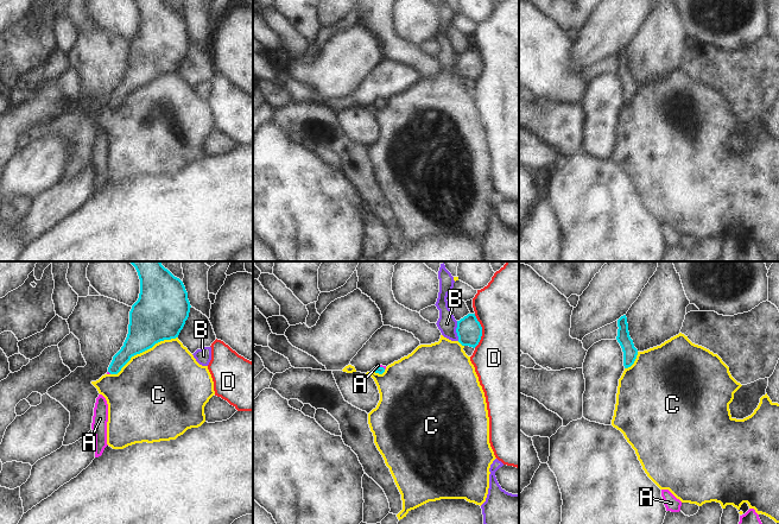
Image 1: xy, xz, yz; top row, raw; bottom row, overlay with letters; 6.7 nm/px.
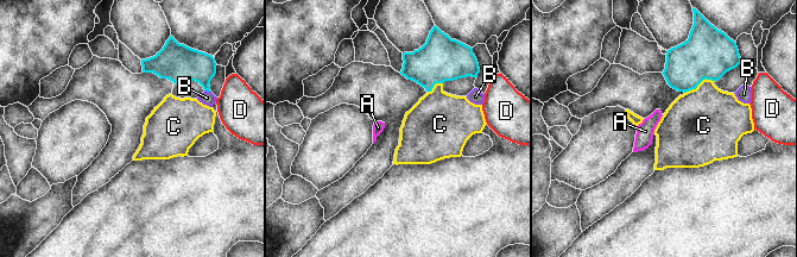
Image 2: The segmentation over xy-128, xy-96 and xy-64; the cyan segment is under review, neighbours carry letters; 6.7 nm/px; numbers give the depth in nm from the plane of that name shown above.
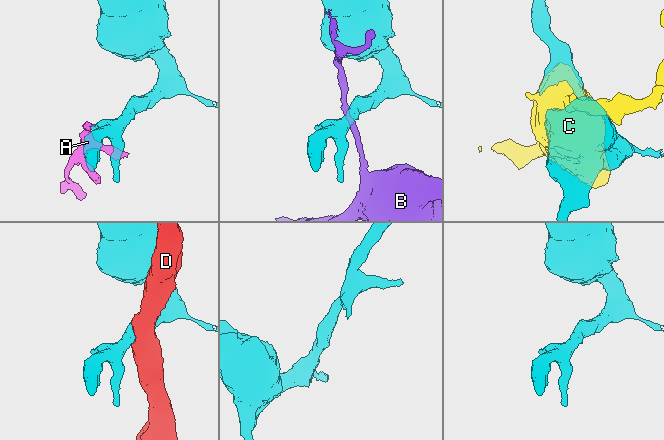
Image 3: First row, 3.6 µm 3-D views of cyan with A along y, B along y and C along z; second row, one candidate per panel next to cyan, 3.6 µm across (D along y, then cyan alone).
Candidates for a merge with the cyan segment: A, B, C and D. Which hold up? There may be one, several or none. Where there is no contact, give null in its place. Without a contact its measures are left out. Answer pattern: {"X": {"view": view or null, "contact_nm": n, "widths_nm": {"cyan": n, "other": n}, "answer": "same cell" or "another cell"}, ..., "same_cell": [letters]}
{"A": {"view": "xz", "contact_nm": 80, "widths_nm": {"cyan": 50, "other": 20}, "answer": "same cell"}, "B": {"view": "xz", "contact_nm": 140, "widths_nm": {"cyan": 170, "other": 130}, "answer": "another cell"}, "C": {"view": "xy", "contact_nm": 500, "widths_nm": {"cyan": 340, "other": 480}, "answer": "another cell"}, "D": {"view": "xz", "contact_nm": 240, "widths_nm": {"cyan": 170, "other": 500}, "answer": "another cell"}, "same_cell": ["A"]}

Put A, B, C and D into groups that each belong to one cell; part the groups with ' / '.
A / B / C / D

